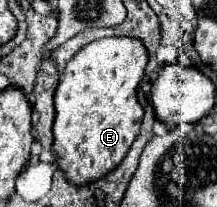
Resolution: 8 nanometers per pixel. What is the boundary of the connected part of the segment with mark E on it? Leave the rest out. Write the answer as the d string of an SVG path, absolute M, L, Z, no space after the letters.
M106 37L98 39L84 49L80 49L64 67L60 75L60 83L54 93L54 145L52 153L56 155L56 165L62 169L66 179L74 185L92 183L96 179L102 179L110 171L114 171L122 159L126 157L132 141L140 133L142 125L142 107L136 99L136 87L144 75L146 67L146 49L142 47L142 41L130 39L130 37Z

